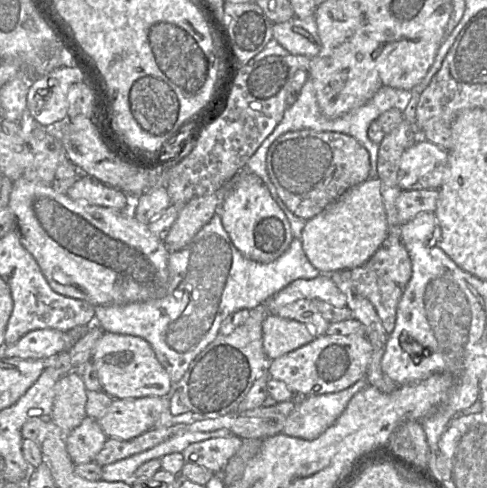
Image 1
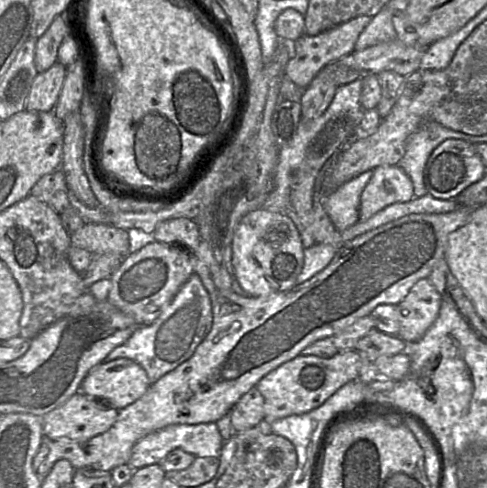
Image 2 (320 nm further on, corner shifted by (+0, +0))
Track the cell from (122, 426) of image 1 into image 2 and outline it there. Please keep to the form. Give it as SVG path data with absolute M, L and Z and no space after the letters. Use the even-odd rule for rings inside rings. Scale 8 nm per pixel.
M78 392L71 396L64 404L45 414L42 420L43 435L49 438L51 441L60 438L69 438L75 441L86 441L96 435L102 434L108 431L115 421L117 420L119 410L111 407L102 409L98 407L97 403L94 403L92 399L99 399L98 397L88 397L82 392Z

